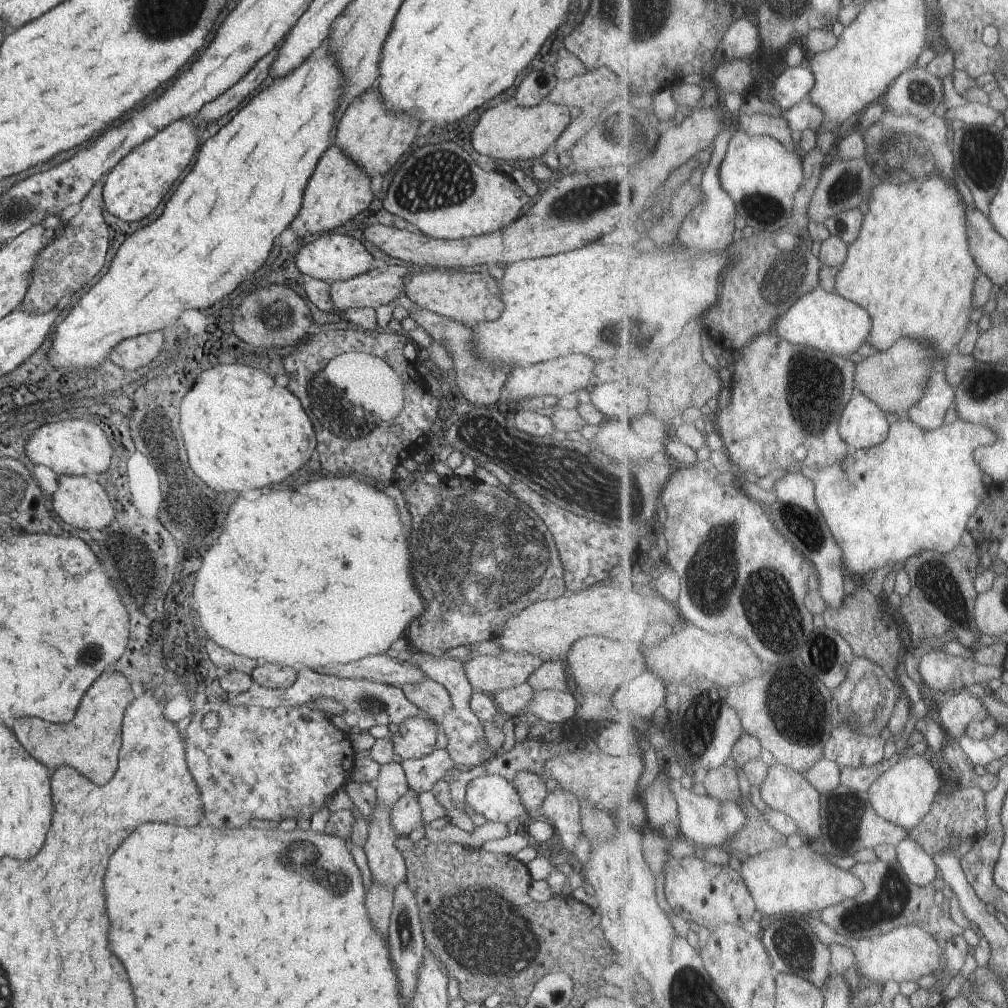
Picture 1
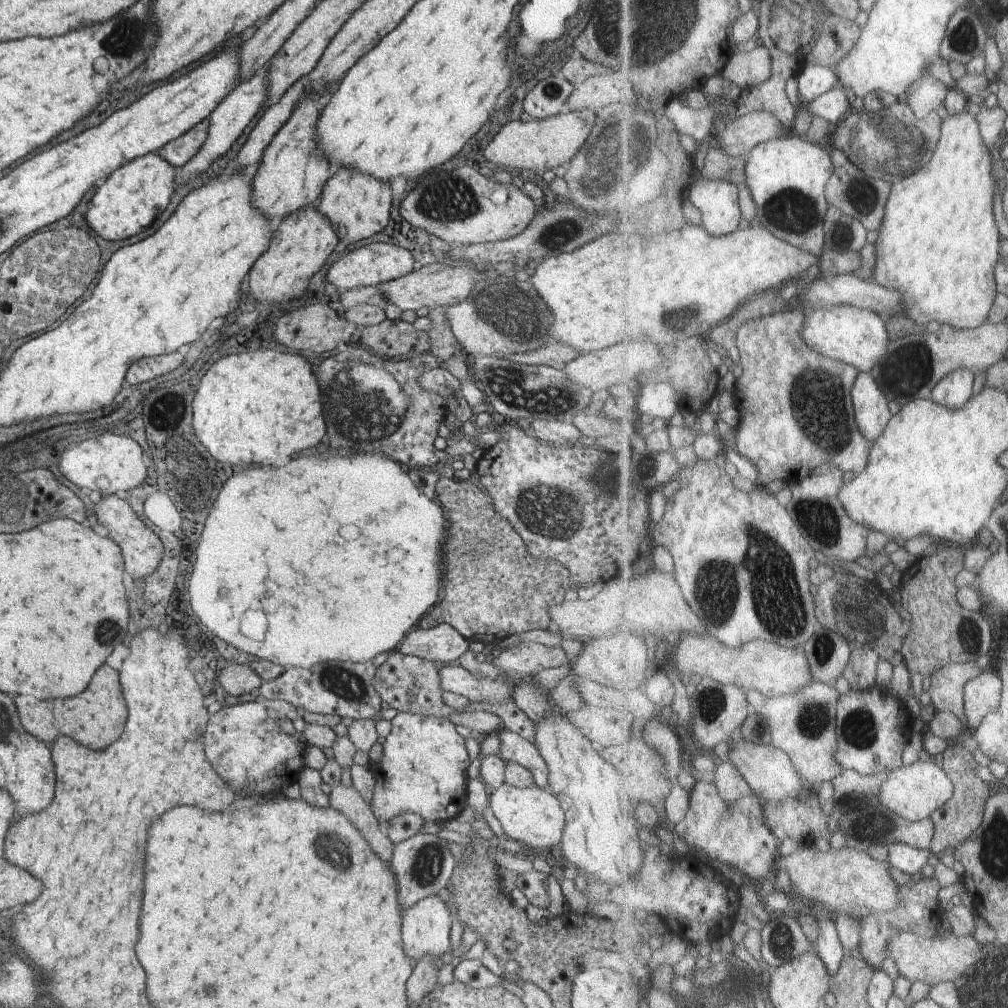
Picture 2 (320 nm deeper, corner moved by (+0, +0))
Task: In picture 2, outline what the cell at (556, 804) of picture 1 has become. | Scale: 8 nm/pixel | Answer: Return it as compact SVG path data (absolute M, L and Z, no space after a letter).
M503 727L495 736L499 739L499 758L505 763L515 762L526 768L532 774L535 786L547 790L546 766L533 744Z

